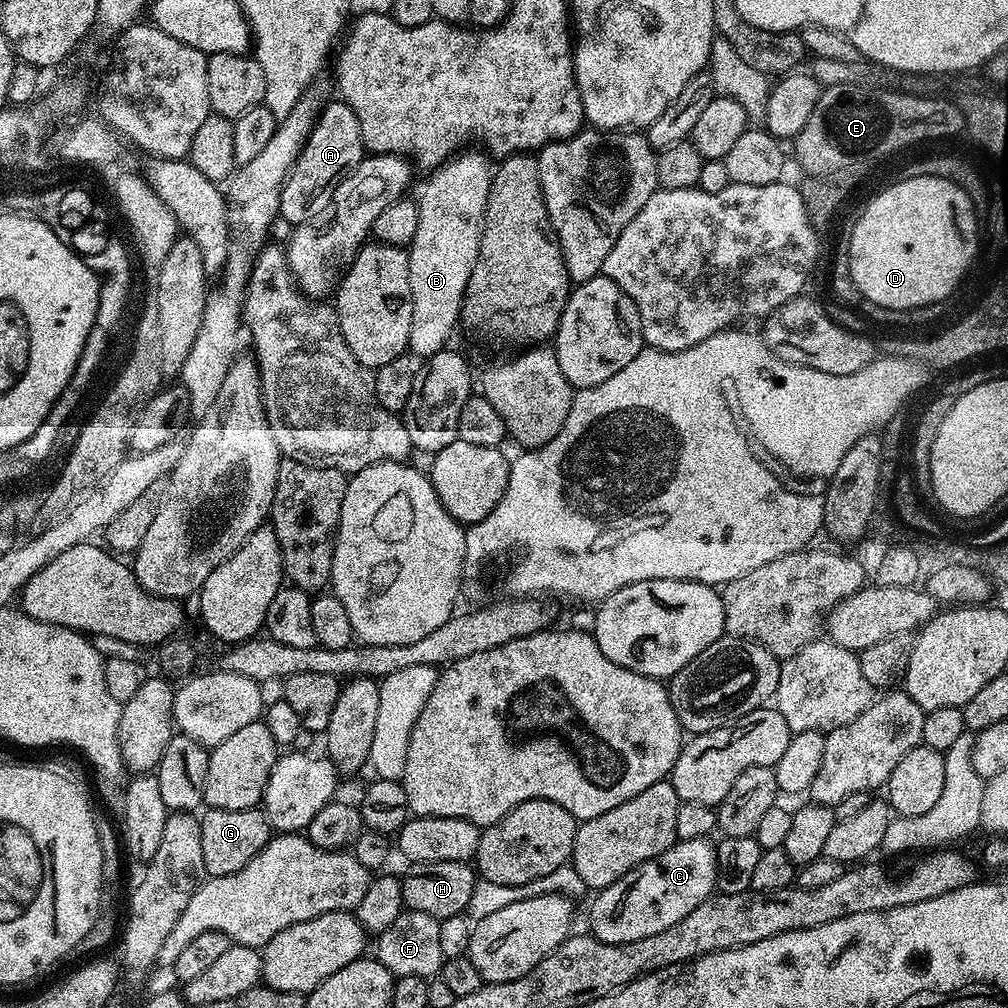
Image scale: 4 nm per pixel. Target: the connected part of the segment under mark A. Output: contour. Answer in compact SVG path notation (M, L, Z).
M325 103L321 107L304 148L296 155L296 160L284 179L284 185L280 187L278 216L281 221L284 219L288 226L301 224L327 212L334 190L338 190L340 183L360 165L366 155L354 110L350 110L346 103L335 103Z

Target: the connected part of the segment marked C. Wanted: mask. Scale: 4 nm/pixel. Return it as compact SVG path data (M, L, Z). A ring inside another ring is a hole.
M711 839L677 840L662 854L652 860L642 862L634 870L630 870L618 882L599 889L595 893L596 901L592 904L592 913L588 920L592 923L591 935L602 942L625 944L638 942L638 938L650 938L650 934L662 934L670 930L674 922L682 922L690 910L702 906L709 896L716 892L716 844Z

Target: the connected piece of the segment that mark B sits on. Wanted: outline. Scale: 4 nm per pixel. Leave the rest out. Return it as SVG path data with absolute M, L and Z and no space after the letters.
M466 150L433 169L419 194L416 194L418 225L414 238L408 245L409 281L413 317L410 322L409 351L419 358L427 358L445 349L445 344L455 326L459 323L460 308L464 301L465 288L474 262L477 261L486 202L489 198L492 168L485 153Z

